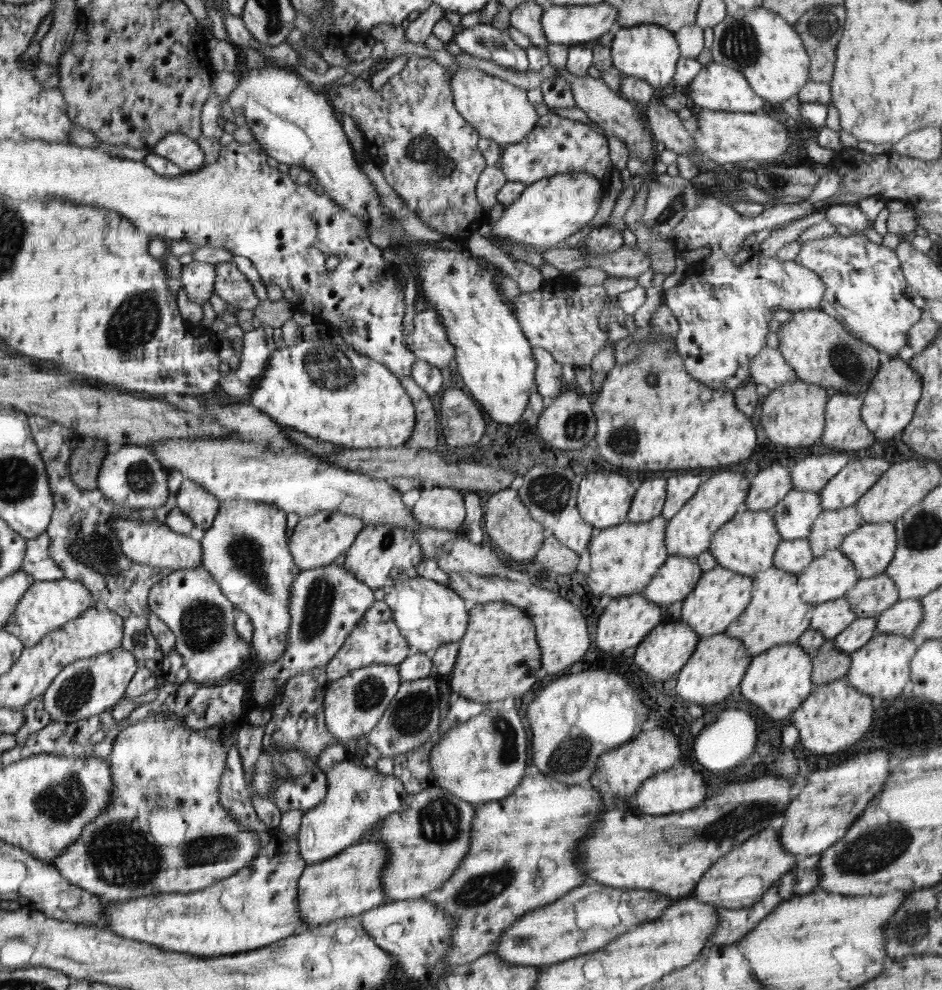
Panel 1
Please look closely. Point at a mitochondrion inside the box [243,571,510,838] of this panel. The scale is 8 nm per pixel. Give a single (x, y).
(416, 711)

